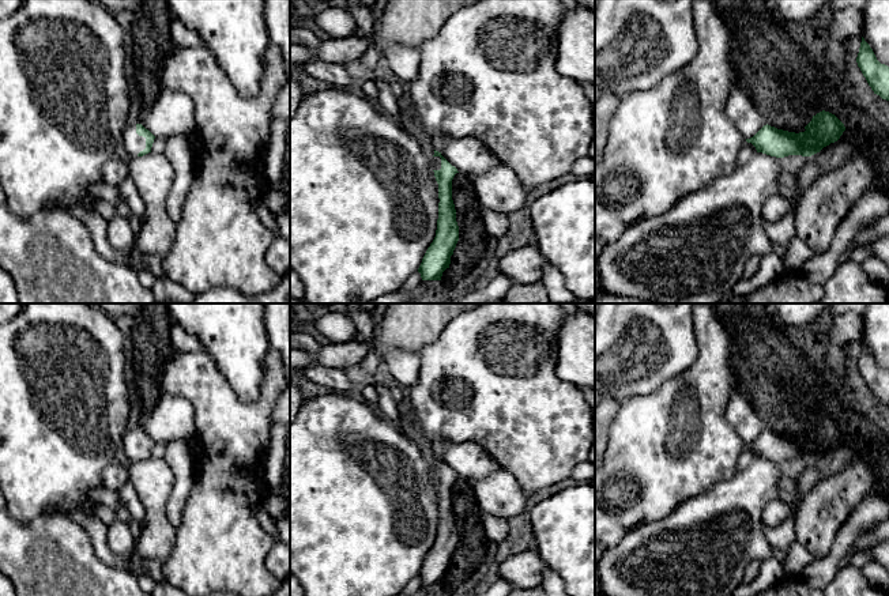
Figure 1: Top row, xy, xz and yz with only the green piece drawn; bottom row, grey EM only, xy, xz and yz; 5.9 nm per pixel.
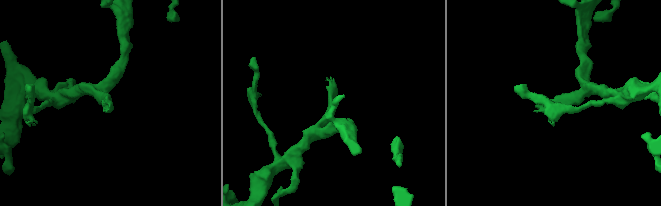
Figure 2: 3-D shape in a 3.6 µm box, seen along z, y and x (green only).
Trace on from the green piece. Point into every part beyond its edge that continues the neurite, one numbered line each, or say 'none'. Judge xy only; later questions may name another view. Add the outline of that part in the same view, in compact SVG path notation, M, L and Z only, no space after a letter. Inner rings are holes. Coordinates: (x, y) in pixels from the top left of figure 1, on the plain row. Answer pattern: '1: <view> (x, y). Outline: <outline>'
1: xy (132, 448). Outline: M127 430L123 437L123 460L136 463L146 453L146 442L136 438L136 430Z

